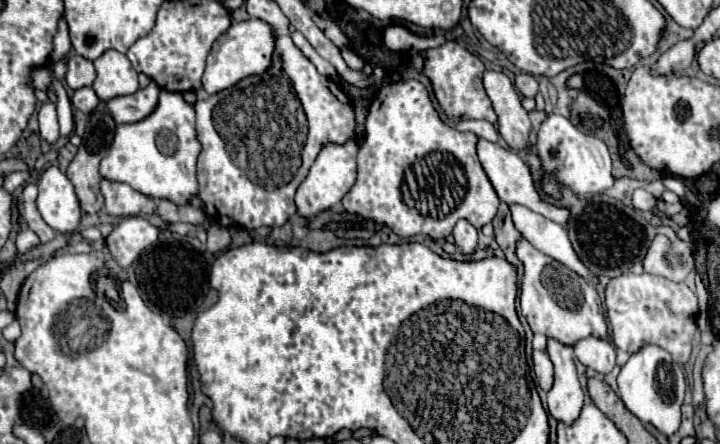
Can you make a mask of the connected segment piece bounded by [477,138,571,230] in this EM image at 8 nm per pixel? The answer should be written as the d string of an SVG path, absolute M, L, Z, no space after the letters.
M479 138L477 152L479 152L479 160L481 160L483 170L487 172L487 176L489 176L489 180L491 180L495 192L499 194L499 198L501 198L503 202L507 202L507 204L519 204L519 206L525 206L525 208L529 208L529 210L533 210L533 212L539 212L539 214L543 214L545 218L549 218L549 220L561 224L561 226L567 230L567 222L569 222L569 216L571 216L571 214L569 214L569 208L557 206L557 204L547 202L547 200L541 198L537 186L535 186L535 180L533 180L533 176L531 176L529 166L521 160L521 156L519 156L517 152L507 150L507 148L503 148L501 144L487 142L487 140L483 140L483 138Z

